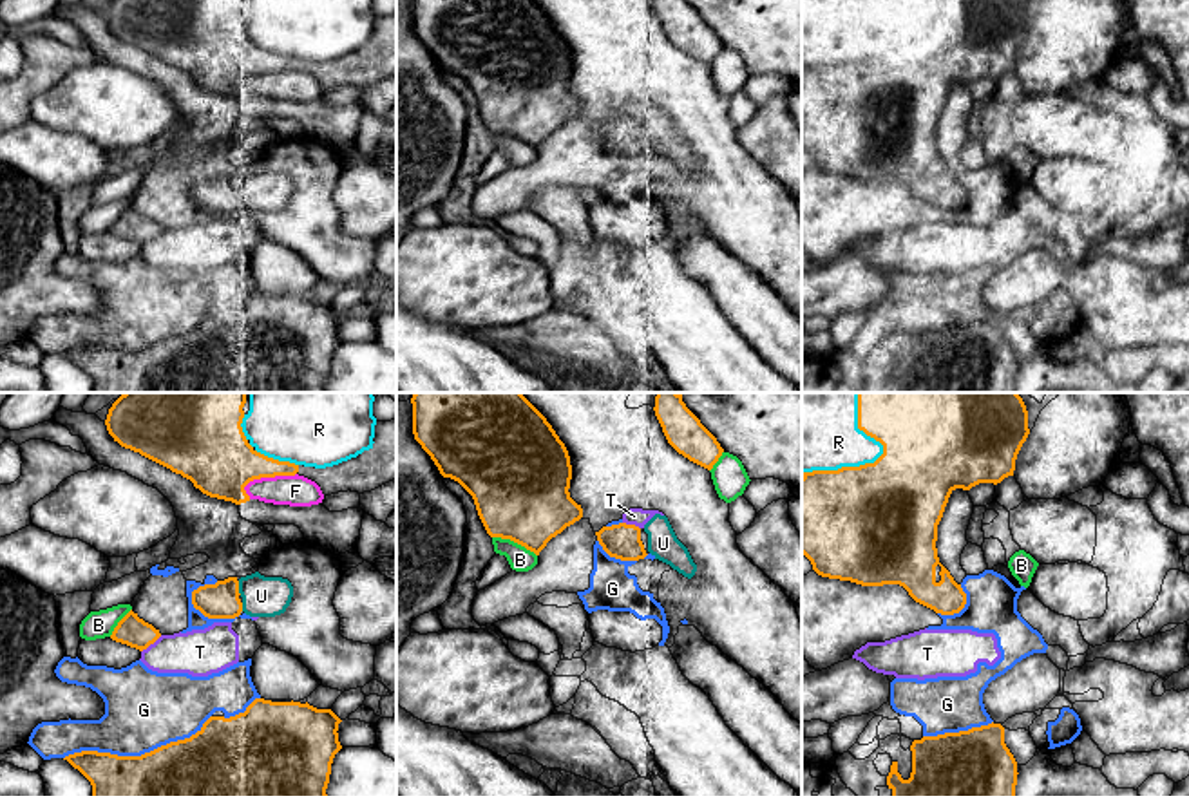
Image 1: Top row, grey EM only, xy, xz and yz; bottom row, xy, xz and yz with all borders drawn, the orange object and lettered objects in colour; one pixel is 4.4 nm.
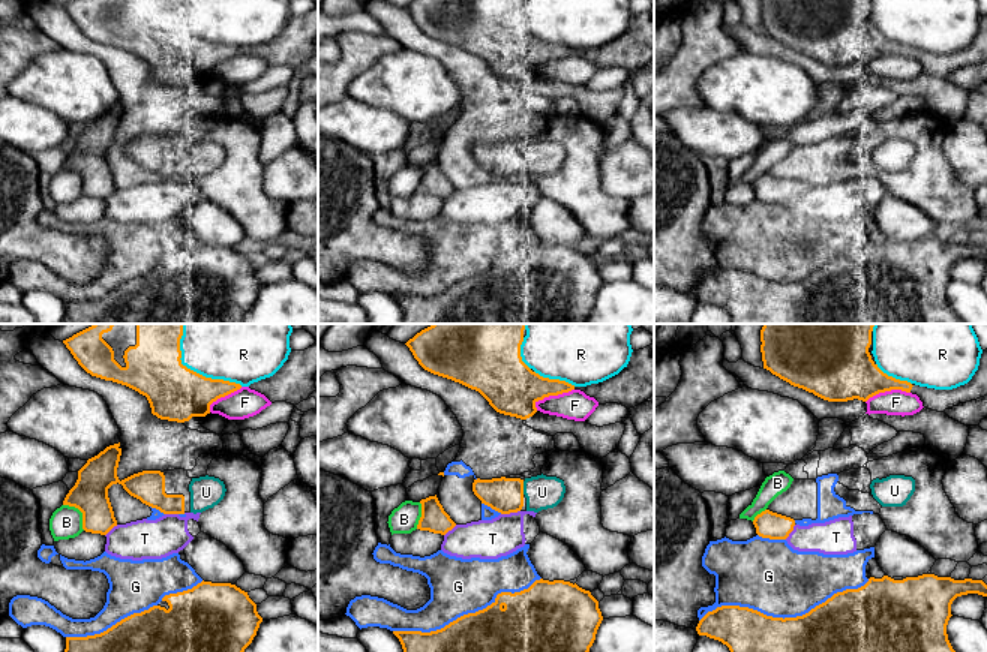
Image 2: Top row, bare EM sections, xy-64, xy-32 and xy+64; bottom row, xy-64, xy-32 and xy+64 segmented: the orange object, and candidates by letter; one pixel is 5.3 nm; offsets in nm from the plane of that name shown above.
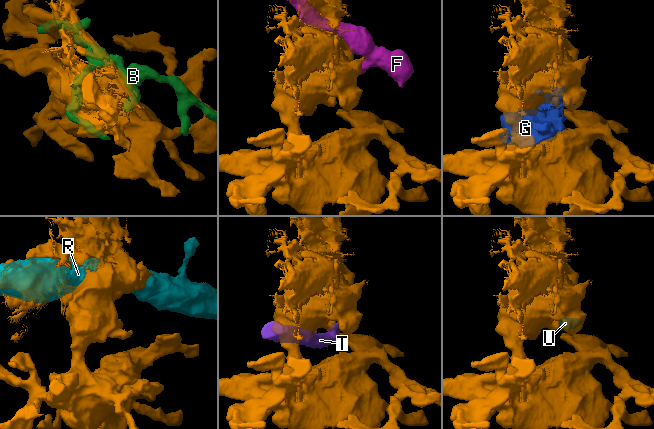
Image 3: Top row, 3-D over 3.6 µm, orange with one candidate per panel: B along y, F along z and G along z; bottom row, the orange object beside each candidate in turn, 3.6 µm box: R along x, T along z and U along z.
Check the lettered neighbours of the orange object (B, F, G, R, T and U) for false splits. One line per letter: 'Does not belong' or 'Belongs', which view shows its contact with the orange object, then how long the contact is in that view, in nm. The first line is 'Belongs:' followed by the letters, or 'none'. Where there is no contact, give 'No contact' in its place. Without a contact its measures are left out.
Belongs: U
B: Does not belong. Touches orange in xz. Shared border 220 nm
F: Does not belong. Touches orange in xy. Shared border 260 nm
G: Does not belong. Touches orange in xy. Shared border 700 nm
R: Does not belong. Touches orange in yz. Shared border 380 nm
T: Does not belong. Touches orange in xy. Shared border 120 nm
U: Belongs. Touches orange in xy. Shared border 70 nm

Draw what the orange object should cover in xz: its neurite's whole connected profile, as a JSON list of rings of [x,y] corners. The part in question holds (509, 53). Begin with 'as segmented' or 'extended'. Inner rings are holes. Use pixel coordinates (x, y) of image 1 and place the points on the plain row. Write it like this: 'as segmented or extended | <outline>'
as segmented | [[[413,0],[413,29],[440,69],[472,90],[490,132],[510,134],[539,150],[552,132],[583,112],[568,87],[568,45],[534,0]]]

